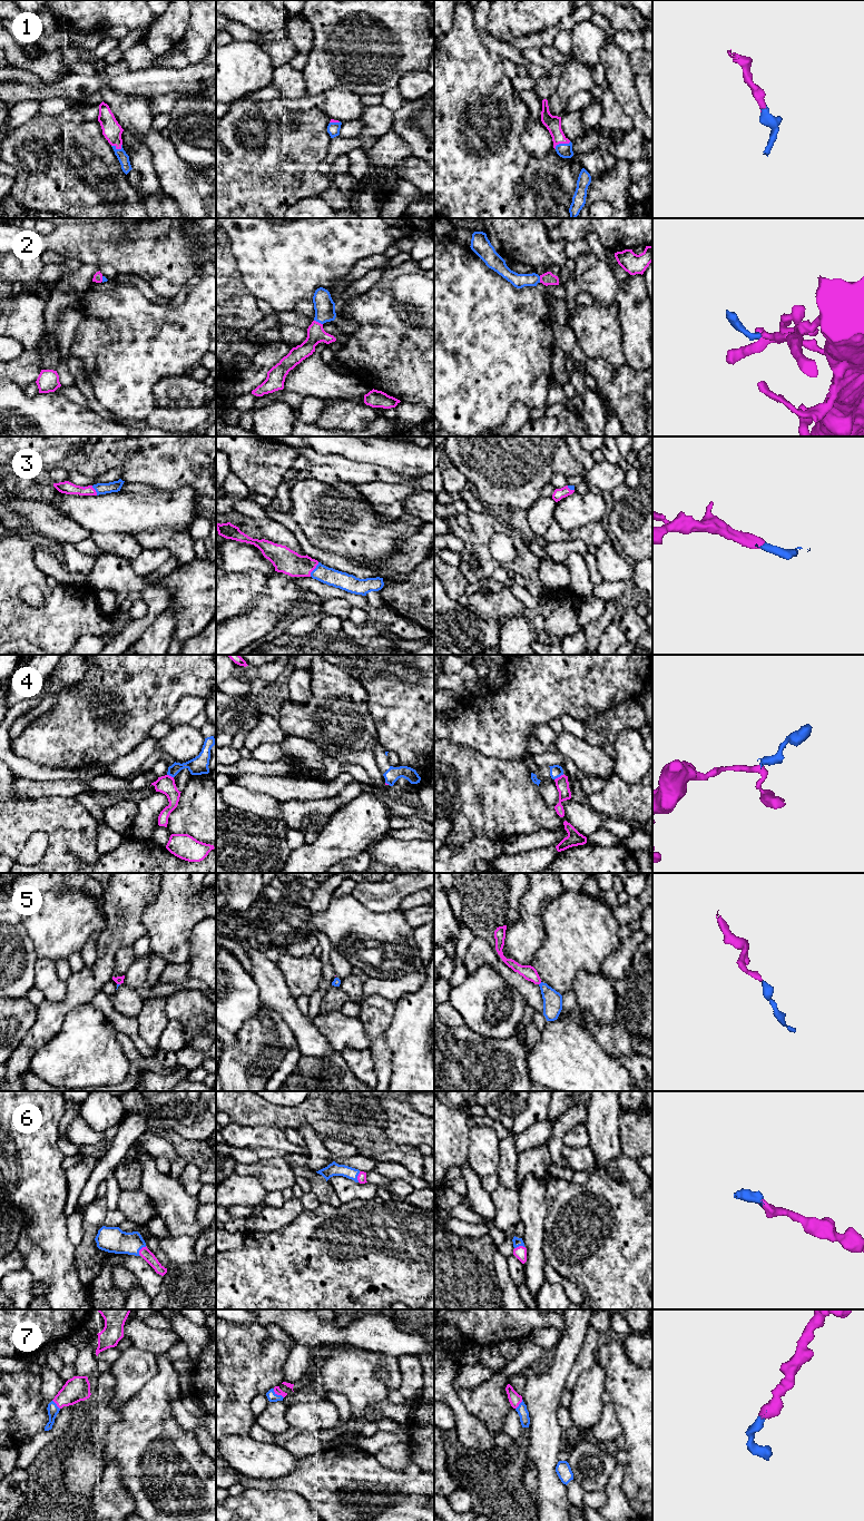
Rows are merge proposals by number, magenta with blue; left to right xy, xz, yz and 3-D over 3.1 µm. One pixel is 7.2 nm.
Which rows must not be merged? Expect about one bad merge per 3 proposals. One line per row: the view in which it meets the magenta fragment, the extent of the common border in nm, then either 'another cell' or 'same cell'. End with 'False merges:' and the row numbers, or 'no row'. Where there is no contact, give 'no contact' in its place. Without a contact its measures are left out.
1: contact in yz; length 130 nm; same cell
2: contact in xz; length 70 nm; same cell
3: contact in xz; length 120 nm; same cell
4: contact in yz; length 80 nm; another cell
5: contact in xy; length 30 nm; same cell
6: contact in xy; length 90 nm; same cell
7: contact in xz; length 100 nm; same cell
False merges: 4

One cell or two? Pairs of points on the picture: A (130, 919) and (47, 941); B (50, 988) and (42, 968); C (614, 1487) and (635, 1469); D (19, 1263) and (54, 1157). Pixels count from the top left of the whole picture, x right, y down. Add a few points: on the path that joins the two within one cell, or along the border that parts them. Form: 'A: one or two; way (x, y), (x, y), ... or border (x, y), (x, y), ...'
A: two; border (104, 911), (106, 928), (99, 935)
B: one; way (49, 983), (46, 972)
C: two; border (625, 1465), (621, 1492), (629, 1502)
D: two; border (17, 1247), (22, 1255), (26, 1267)

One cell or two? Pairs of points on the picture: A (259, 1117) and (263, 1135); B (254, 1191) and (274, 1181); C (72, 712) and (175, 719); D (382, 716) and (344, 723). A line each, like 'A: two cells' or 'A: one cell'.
A: two cells
B: two cells
C: two cells
D: two cells

